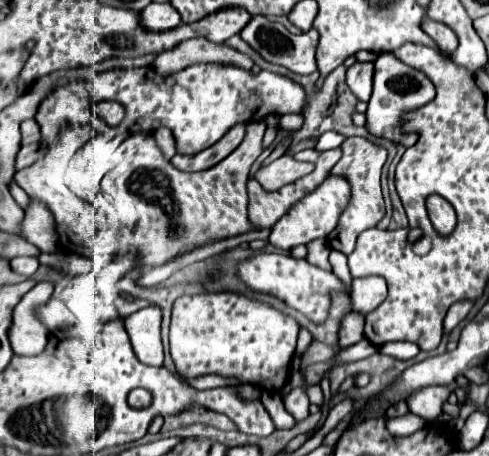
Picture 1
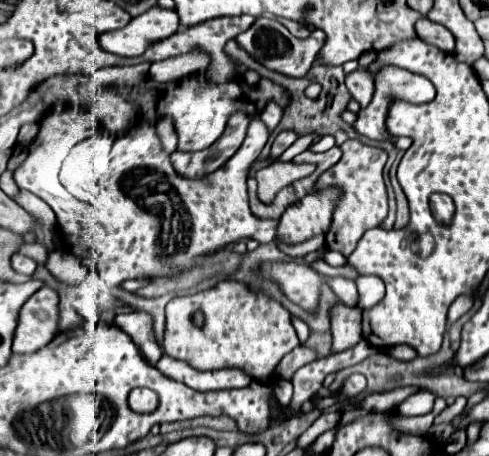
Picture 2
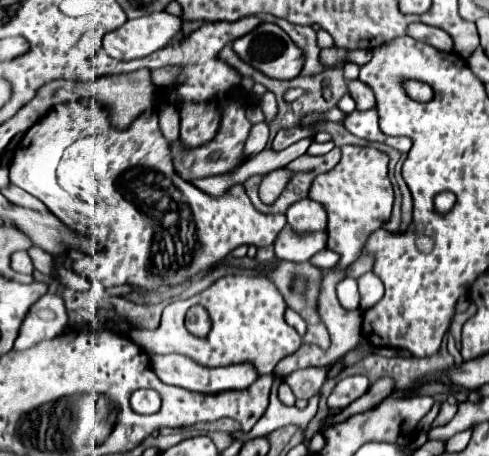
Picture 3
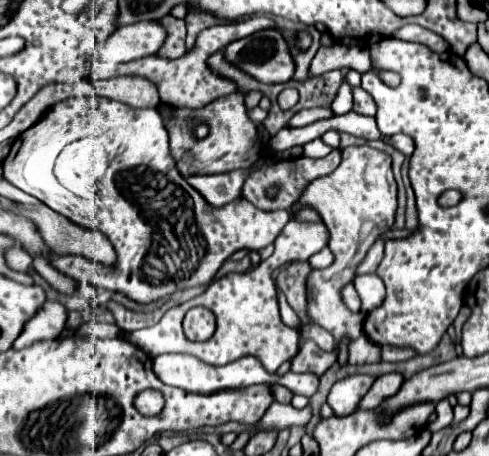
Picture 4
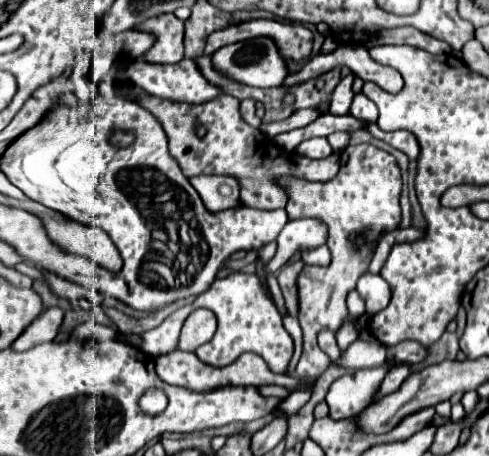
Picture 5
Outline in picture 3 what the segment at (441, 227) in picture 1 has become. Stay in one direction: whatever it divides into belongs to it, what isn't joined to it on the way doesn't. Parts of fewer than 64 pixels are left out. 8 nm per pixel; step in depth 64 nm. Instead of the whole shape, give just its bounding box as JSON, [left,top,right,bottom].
[434,192,456,214]

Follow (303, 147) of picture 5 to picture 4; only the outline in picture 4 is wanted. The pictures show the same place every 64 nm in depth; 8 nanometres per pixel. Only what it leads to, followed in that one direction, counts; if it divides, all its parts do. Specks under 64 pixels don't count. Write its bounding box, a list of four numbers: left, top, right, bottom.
[304,138,332,158]

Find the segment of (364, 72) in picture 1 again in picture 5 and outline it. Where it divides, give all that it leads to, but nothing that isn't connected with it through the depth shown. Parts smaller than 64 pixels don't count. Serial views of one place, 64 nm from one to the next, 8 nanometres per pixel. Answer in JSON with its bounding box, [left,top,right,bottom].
[350,92,376,122]

